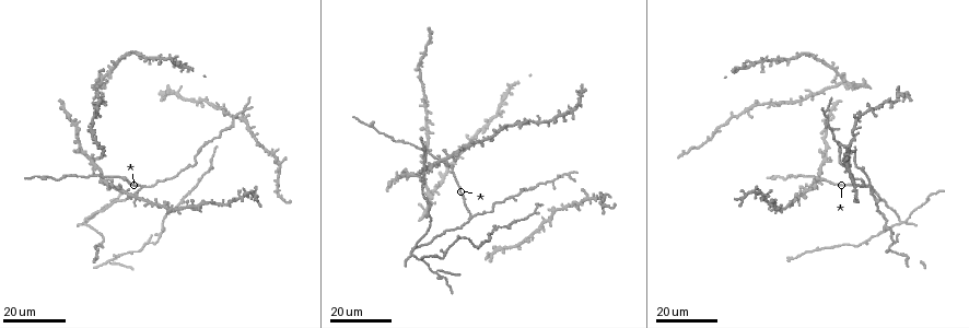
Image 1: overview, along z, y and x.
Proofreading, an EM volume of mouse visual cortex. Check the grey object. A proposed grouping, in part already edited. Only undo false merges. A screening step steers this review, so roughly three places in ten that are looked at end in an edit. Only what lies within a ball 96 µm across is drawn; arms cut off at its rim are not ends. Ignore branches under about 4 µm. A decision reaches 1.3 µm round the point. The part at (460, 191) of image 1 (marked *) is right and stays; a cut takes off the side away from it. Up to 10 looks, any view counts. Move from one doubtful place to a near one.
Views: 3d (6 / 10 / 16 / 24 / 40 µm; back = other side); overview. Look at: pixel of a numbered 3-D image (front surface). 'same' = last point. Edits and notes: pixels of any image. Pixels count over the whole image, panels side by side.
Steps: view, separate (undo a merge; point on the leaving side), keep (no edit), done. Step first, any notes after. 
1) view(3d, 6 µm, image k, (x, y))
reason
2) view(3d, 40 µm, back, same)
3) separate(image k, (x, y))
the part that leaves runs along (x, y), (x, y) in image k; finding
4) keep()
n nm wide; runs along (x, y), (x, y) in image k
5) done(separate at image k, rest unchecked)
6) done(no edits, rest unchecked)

view(3d, 24 µm, image 1, (145, 187))
two arms in line, one across

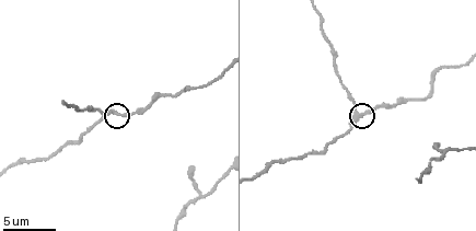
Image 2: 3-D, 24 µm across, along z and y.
view(3d, 6 µm, image 2, (362, 113))
zoom in

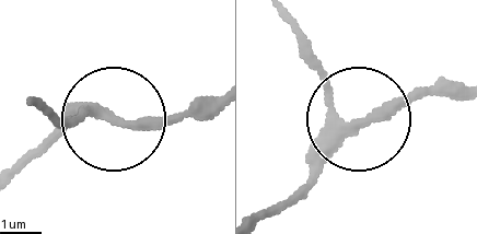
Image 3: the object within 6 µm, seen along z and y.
view(3d, 6 µm, back, image 3, (120, 122))

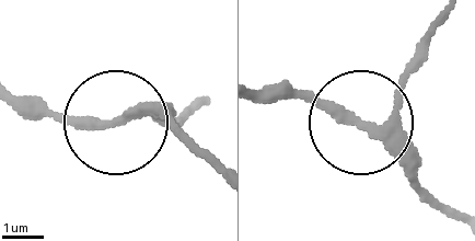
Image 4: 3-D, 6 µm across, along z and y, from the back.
keep()
runs along (441, 25), (393, 110), (368, 123), (441, 210) in image 4; continuous, no second cell

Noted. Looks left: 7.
view(3d, 24 µm, image 1, (114, 176))
a fork

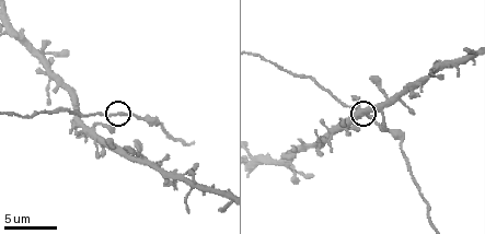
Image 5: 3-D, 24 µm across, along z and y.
view(3d, 6 µm, image 5, (113, 115))
closer look

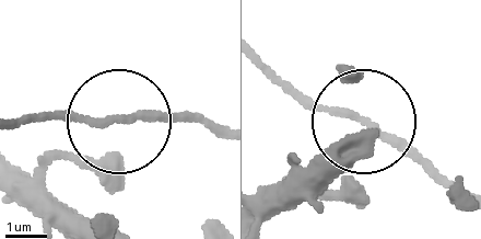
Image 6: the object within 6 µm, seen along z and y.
keep()
3 arms; one cell here

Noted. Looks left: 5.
view(3d, 16 µm, image 1, (413, 252))

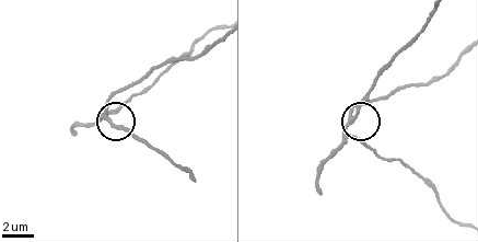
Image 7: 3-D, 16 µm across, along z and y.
view(3d, 6 µm, image 7, (354, 119))

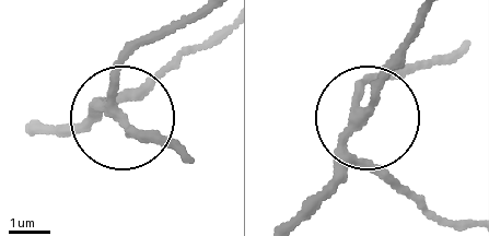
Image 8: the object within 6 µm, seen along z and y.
keep()
210 nm wide; runs along (441, 59), (361, 90), (358, 153), (396, 191) in image 8; continuous, no second cell

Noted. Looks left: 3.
view(3d, 16 µm, image 1, (151, 241))
three-way junction

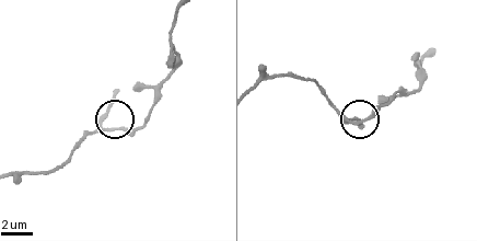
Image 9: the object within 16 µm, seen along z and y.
view(3d, 6 µm, image 9, (114, 130))

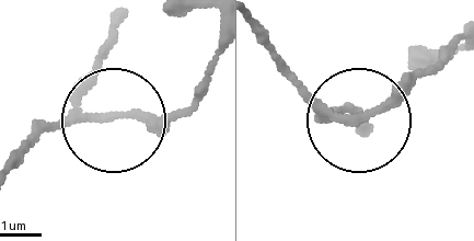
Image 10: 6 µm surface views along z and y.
keep()
3 arms; runs along (215, 65), (176, 114), (34, 127) in image 10; all the same cell

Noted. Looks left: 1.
view(3d, 16 µm, image 2, (431, 159))
a narrow waist

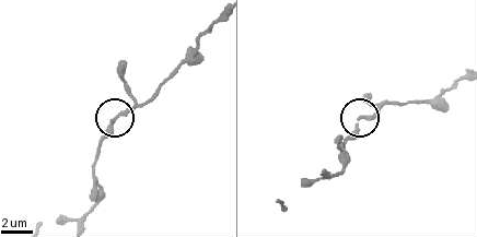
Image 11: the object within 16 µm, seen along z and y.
keep()
runs along (218, 20), (194, 51), (143, 102), (113, 120), (100, 143) in image 11; one cell here

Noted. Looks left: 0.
done(no edits, rest unchecked)

